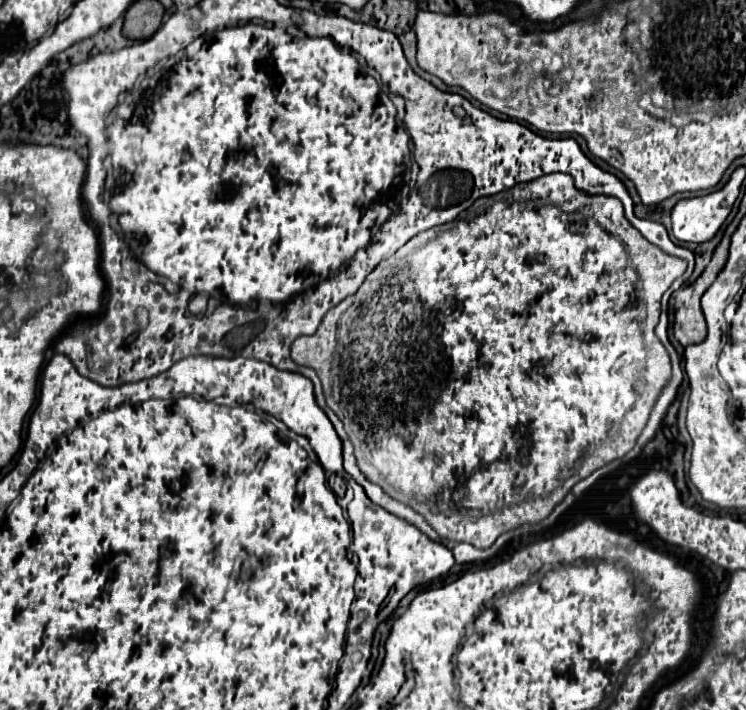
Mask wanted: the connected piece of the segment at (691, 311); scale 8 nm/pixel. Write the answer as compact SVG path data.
M724 236L720 246L714 250L708 268L690 286L692 292L676 292L674 296L674 336L682 346L700 344L706 338L706 320L700 308L700 298L714 284L718 272L722 272L728 260L728 246L730 238Z

